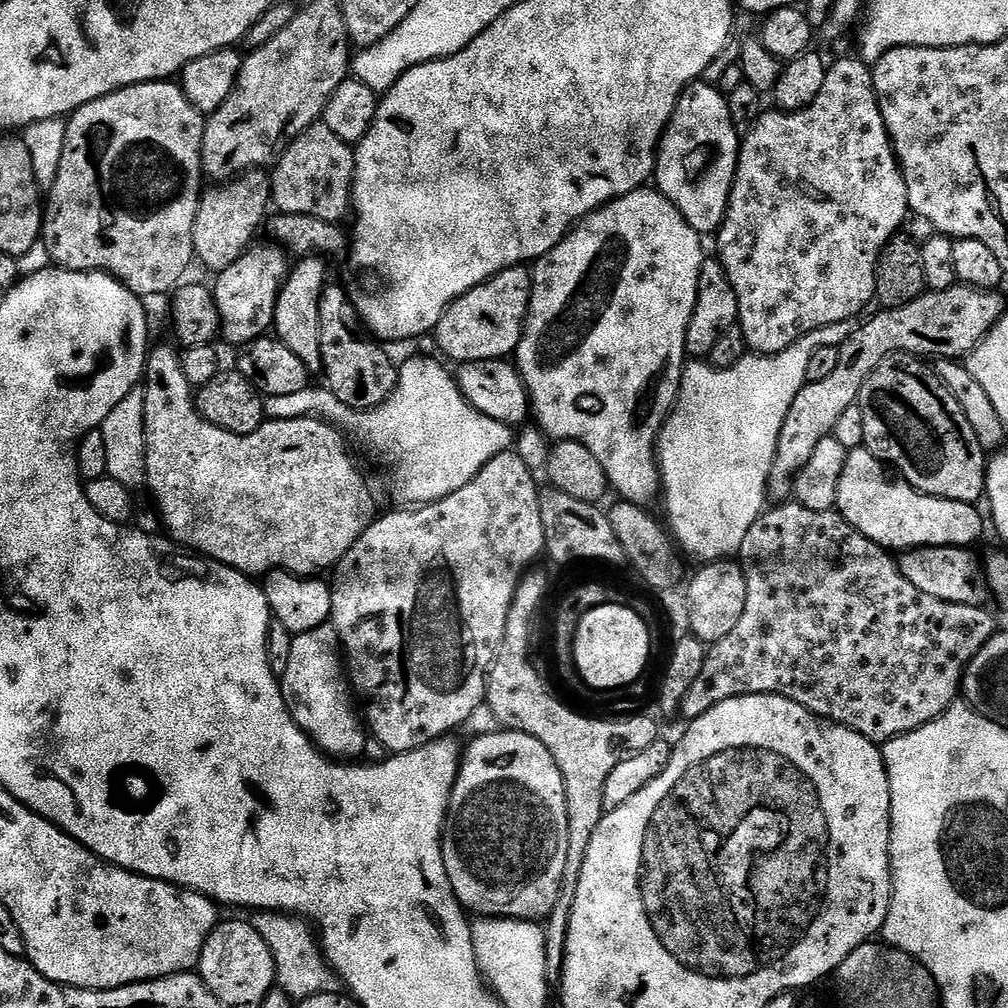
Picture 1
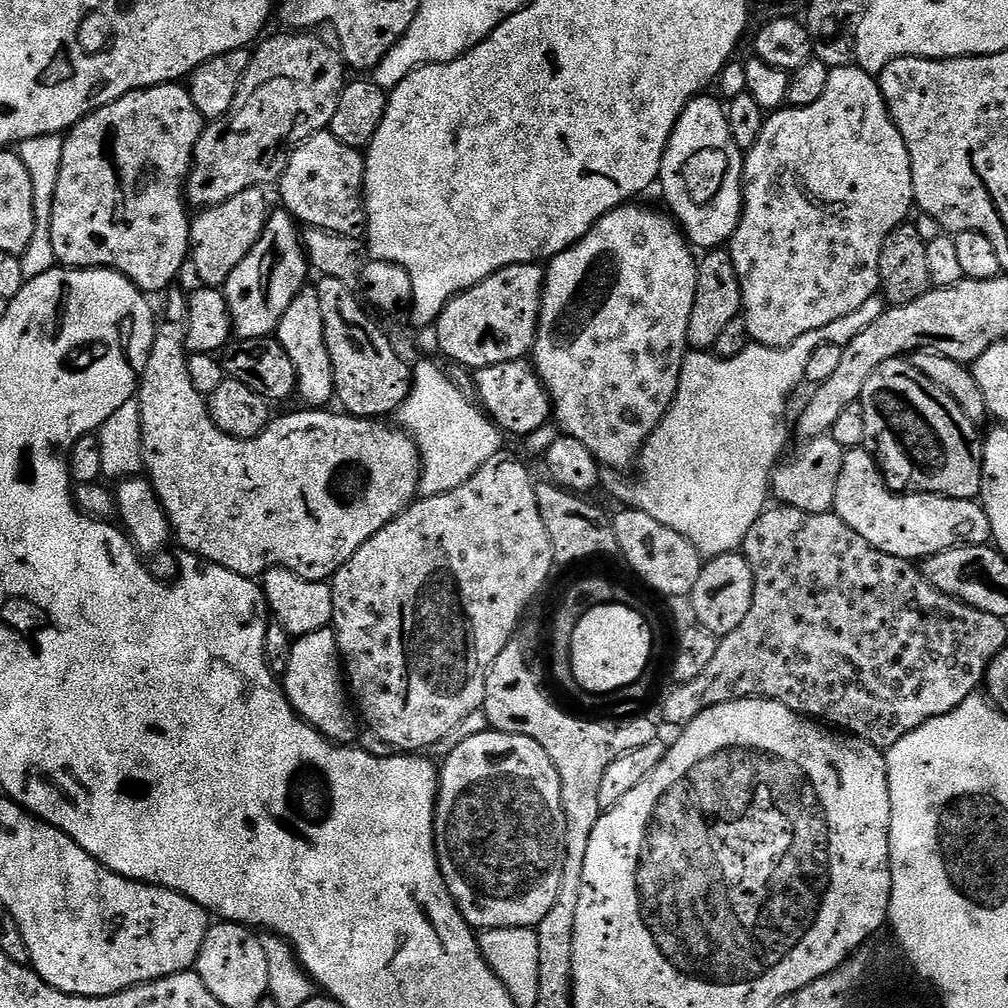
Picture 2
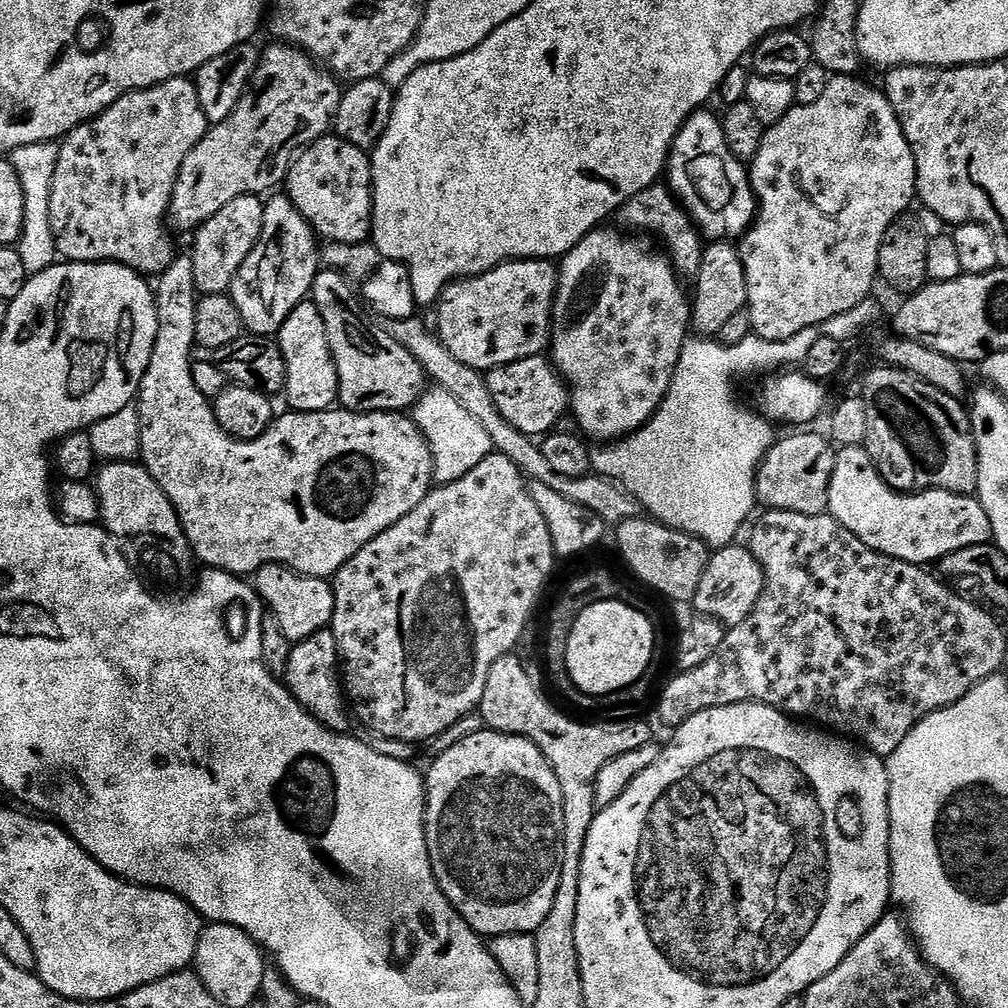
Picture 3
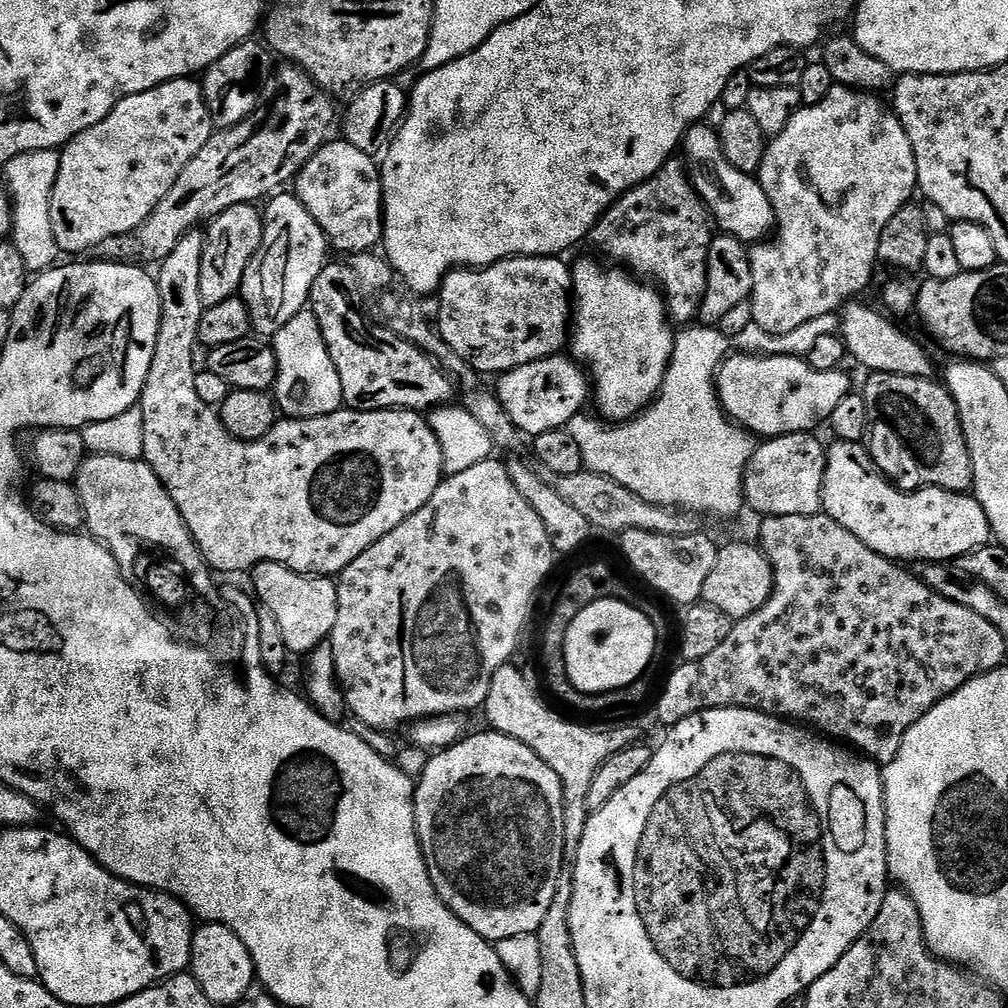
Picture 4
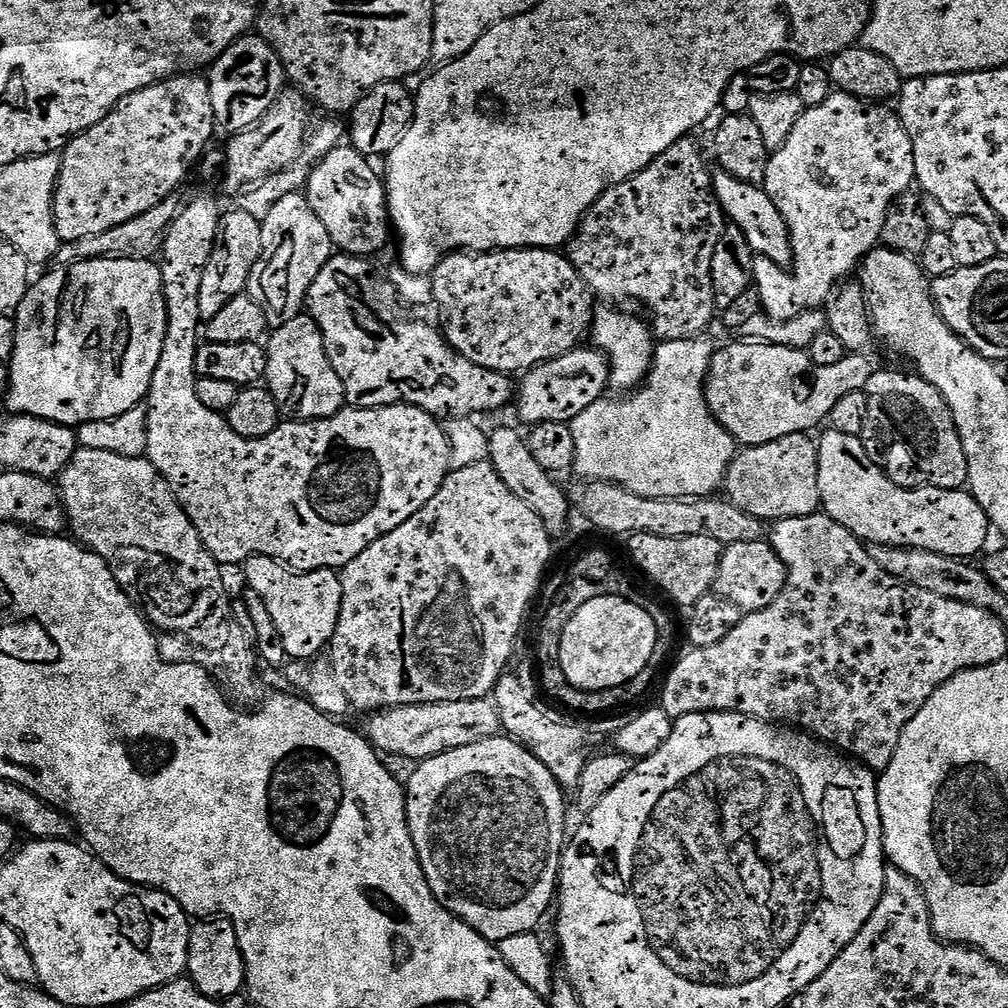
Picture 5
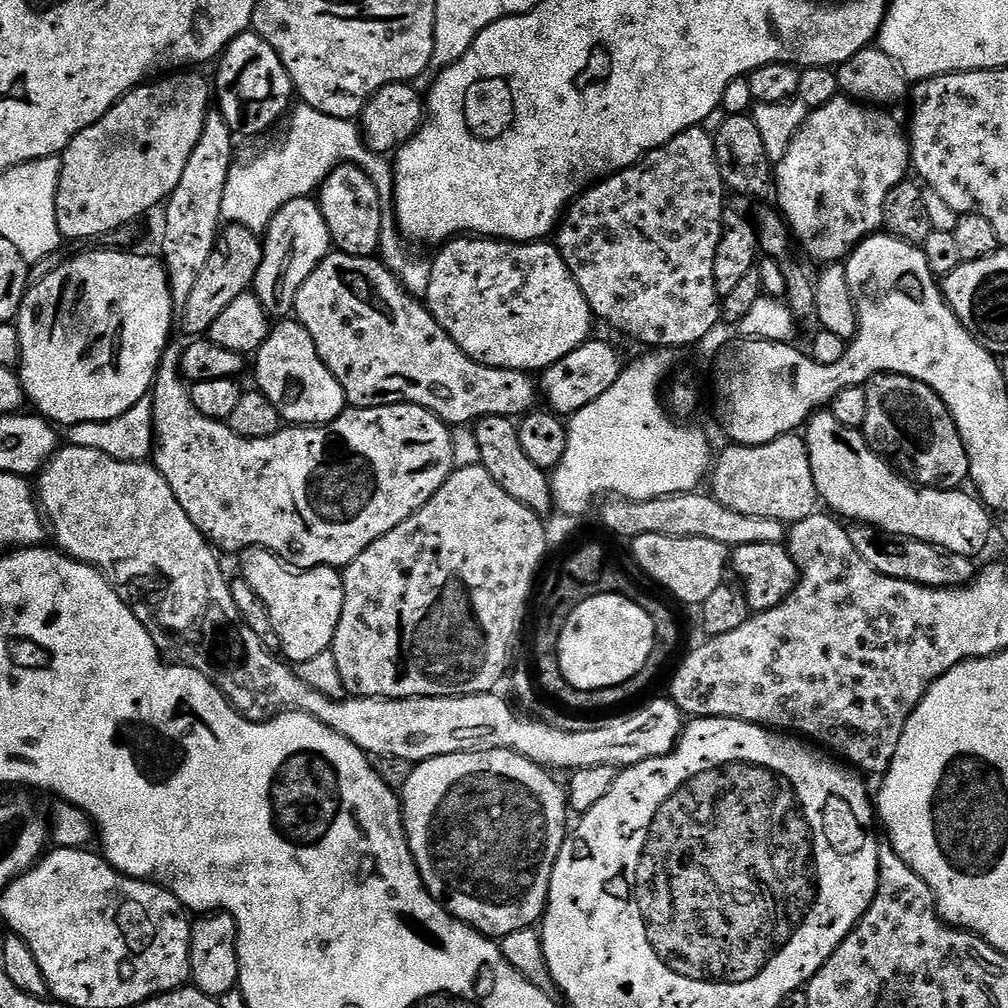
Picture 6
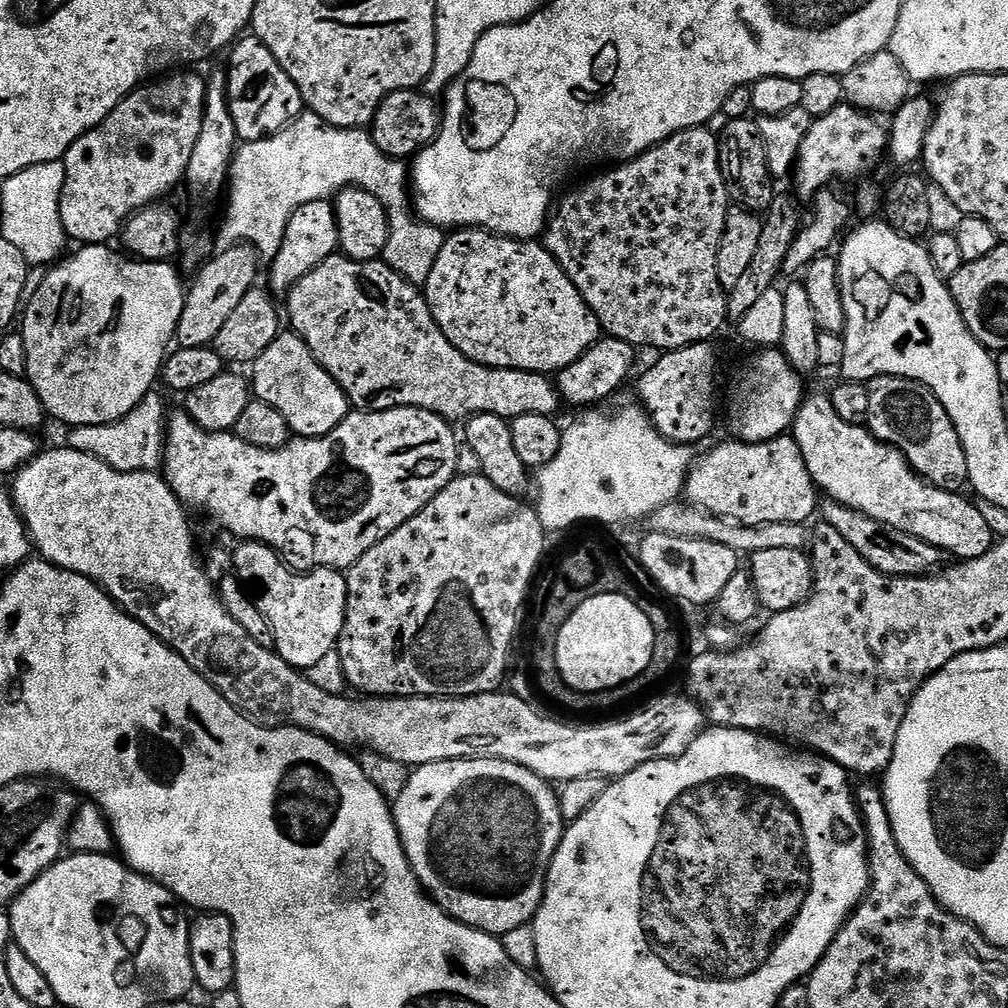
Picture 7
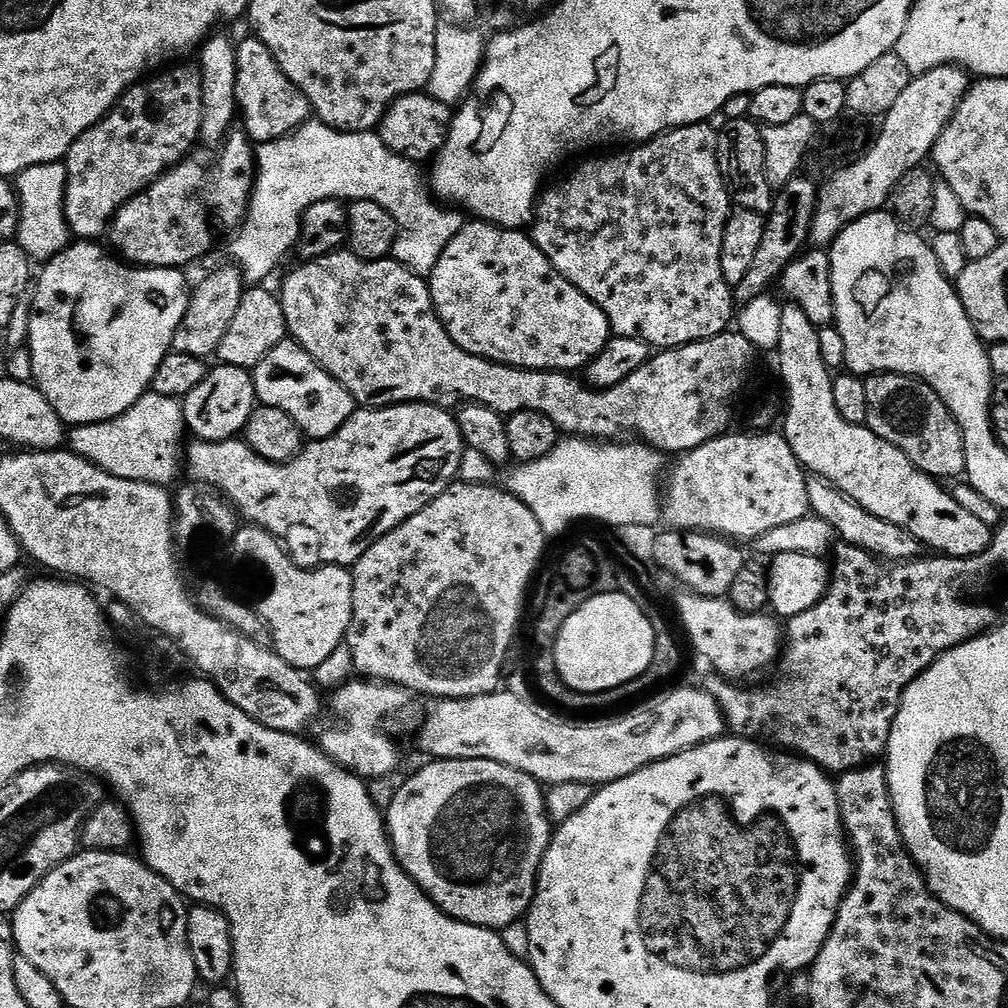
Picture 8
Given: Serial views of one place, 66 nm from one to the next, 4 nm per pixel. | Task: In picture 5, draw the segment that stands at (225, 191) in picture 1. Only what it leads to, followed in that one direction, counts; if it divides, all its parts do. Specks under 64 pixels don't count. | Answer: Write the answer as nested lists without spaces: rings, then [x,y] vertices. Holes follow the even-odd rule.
[[[233,210],[233,212],[225,211],[220,217],[216,245],[210,254],[210,262],[206,262],[206,274],[202,274],[202,290],[198,294],[198,310],[200,311],[201,321],[207,322],[210,318],[214,318],[214,314],[218,314],[218,310],[222,310],[222,306],[226,306],[226,302],[230,302],[230,298],[245,295],[248,287],[248,279],[254,270],[254,262],[258,262],[261,254],[261,217],[255,216],[254,214],[246,214],[239,210]]]

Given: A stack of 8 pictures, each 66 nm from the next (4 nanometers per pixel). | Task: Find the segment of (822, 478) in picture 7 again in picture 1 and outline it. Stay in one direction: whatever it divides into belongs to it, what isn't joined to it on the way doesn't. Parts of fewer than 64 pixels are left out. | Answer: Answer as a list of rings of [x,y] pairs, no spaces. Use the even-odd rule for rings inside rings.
[[[854,448],[849,451],[846,458],[846,466],[842,470],[842,478],[838,482],[838,498],[836,499],[836,508],[844,519],[849,520],[855,528],[860,531],[863,536],[870,538],[870,542],[874,542],[879,548],[887,548],[889,550],[907,550],[910,548],[925,548],[926,546],[954,546],[955,548],[967,548],[975,545],[975,540],[984,532],[984,524],[986,528],[986,520],[980,517],[980,508],[975,504],[967,504],[966,502],[954,502],[953,500],[939,500],[936,496],[928,496],[925,492],[917,492],[916,489],[903,482],[894,481],[888,477],[889,469],[867,448]]]

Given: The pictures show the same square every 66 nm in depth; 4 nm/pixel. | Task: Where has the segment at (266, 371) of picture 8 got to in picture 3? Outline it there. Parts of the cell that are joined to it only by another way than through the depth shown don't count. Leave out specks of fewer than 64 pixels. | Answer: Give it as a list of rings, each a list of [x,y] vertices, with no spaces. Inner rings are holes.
[[[306,299],[294,306],[294,310],[280,328],[278,343],[288,371],[282,393],[283,399],[288,399],[287,407],[294,412],[329,411],[337,403],[340,394],[338,374],[330,354],[322,314],[318,314],[318,306],[312,299]]]

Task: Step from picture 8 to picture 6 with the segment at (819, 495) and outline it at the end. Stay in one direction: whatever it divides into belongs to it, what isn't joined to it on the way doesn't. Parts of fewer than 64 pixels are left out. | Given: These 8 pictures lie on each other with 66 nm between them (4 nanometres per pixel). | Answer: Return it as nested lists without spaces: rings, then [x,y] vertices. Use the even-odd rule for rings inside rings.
[[[856,524],[848,528],[848,533],[854,550],[858,550],[865,562],[878,570],[878,574],[886,574],[902,582],[914,582],[927,588],[963,588],[965,584],[971,584],[978,575],[978,564],[973,557],[936,548],[930,542],[905,540],[888,532],[881,532],[869,524]]]

